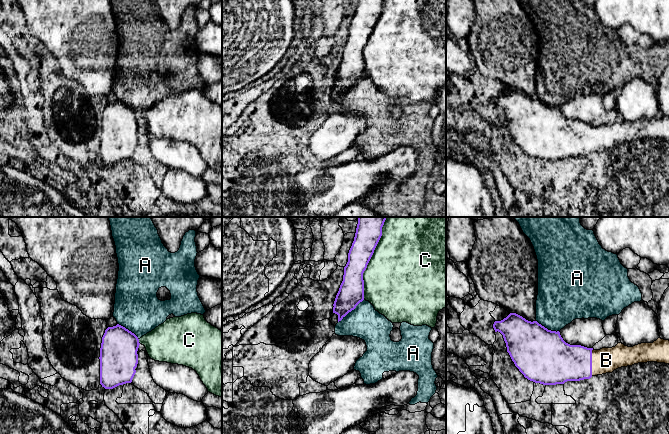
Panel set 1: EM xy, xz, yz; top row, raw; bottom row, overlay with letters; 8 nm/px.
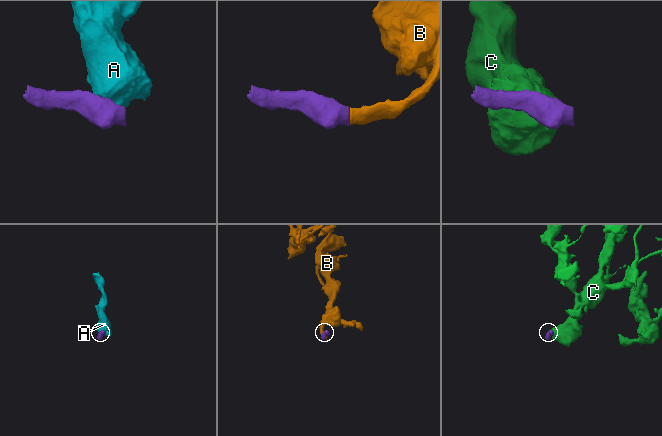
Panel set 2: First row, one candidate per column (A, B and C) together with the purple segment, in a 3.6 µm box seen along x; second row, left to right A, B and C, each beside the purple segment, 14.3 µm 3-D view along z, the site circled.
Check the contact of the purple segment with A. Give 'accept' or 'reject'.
reject

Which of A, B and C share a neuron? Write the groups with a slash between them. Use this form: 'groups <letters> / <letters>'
groups A / B / C

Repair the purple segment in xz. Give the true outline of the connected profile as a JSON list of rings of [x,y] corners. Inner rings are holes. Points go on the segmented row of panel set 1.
[[[358,217],[343,281],[333,304],[333,313],[338,315],[338,322],[364,300],[363,273],[382,236],[385,220],[386,217]]]

